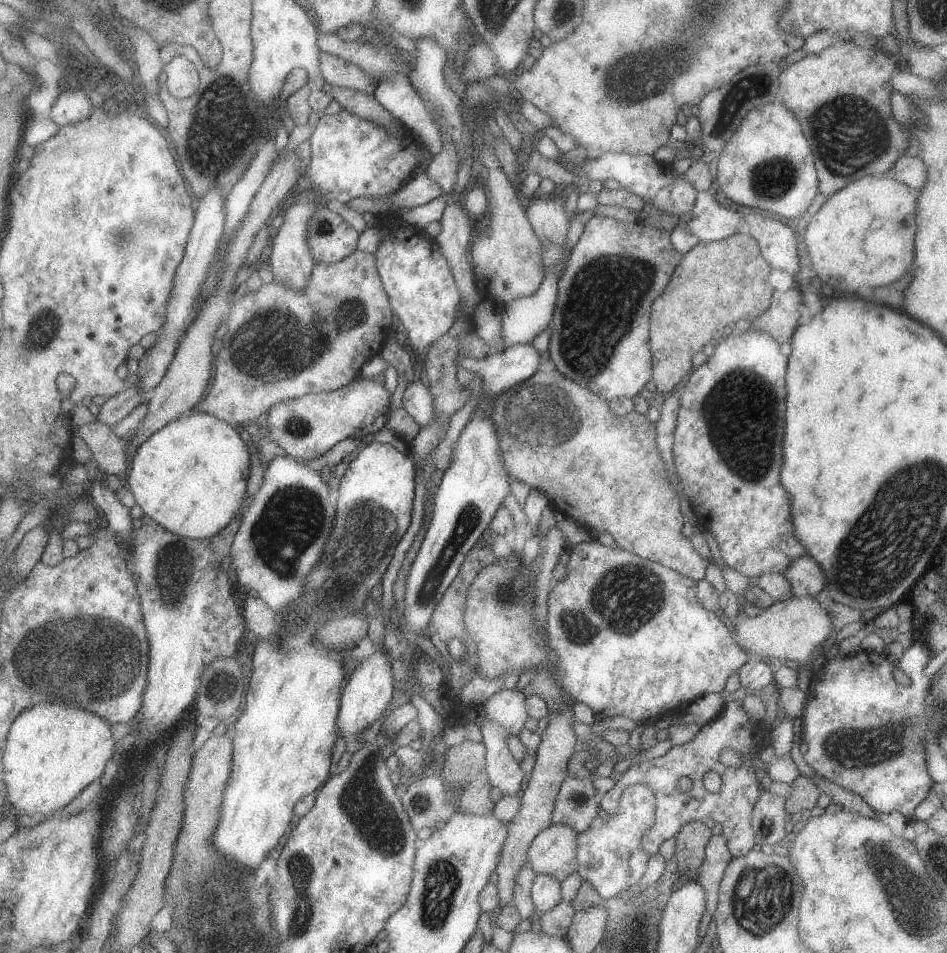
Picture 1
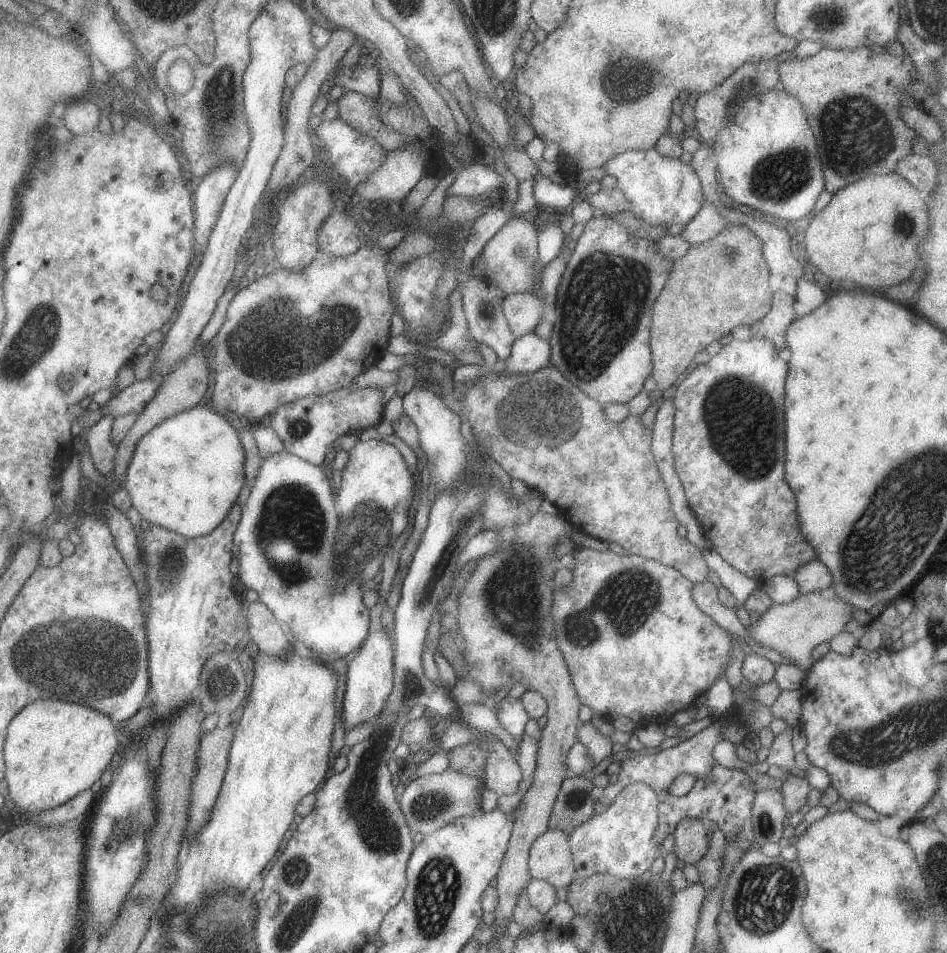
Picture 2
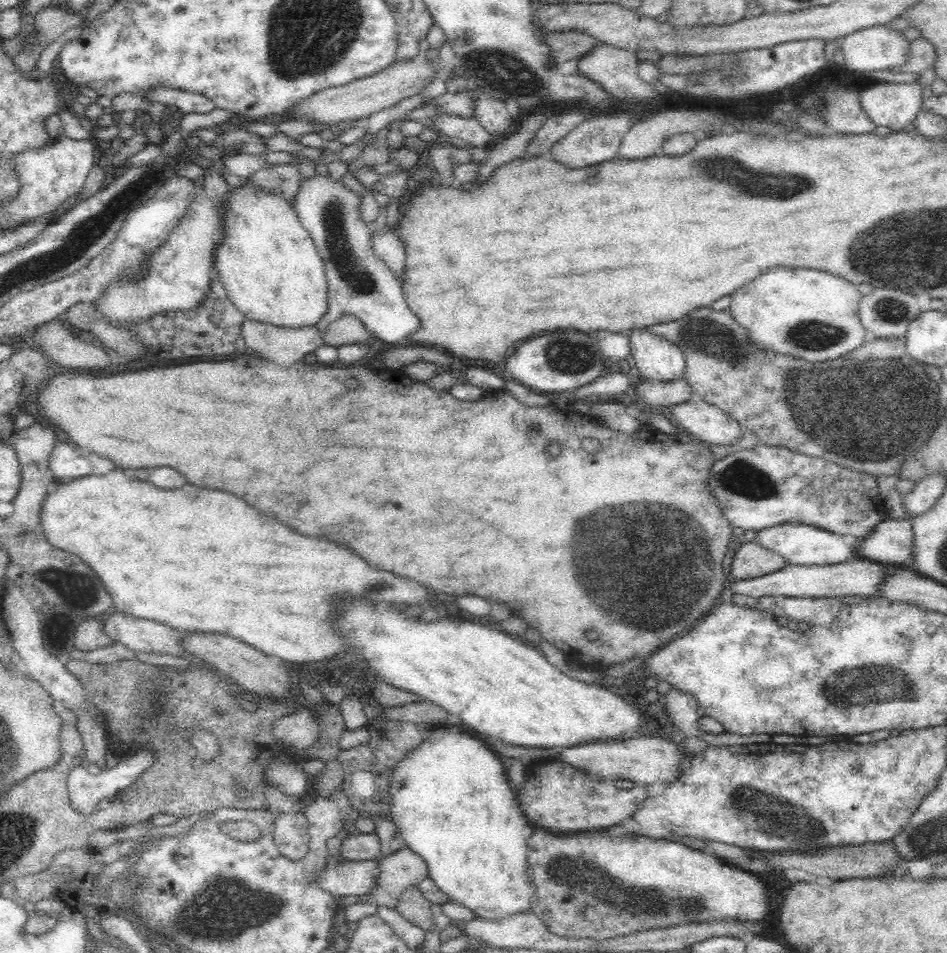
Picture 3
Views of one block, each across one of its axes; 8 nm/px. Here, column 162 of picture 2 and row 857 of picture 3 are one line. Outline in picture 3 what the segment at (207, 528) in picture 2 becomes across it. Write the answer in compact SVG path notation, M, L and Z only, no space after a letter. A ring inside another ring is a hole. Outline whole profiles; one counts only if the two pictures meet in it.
M434 724L427 728L428 734L426 738L420 738L420 742L416 746L409 747L394 762L394 766L390 768L388 774L388 795L390 795L388 815L390 820L395 824L399 834L404 837L405 843L414 852L422 855L422 858L428 863L429 876L443 890L451 900L465 905L477 912L477 916L482 918L500 918L504 914L510 912L518 912L518 910L526 910L529 908L530 896L532 896L532 888L524 880L524 868L527 852L527 835L530 829L521 808L517 801L518 793L515 792L506 776L506 768L502 766L502 760L498 754L494 754L486 742L482 742L476 736L470 736L468 732L460 730L458 726L448 726L448 724Z

